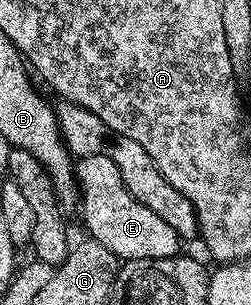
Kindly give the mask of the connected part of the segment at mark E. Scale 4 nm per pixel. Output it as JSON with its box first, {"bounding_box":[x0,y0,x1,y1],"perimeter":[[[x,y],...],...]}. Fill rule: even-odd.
{"bounding_box":[75,155,182,260],"perimeter":[[[87,155],[75,163],[79,188],[79,212],[85,218],[88,238],[106,247],[118,260],[166,259],[182,250],[181,236],[147,205],[139,205],[125,187],[119,165],[106,155]]]}

